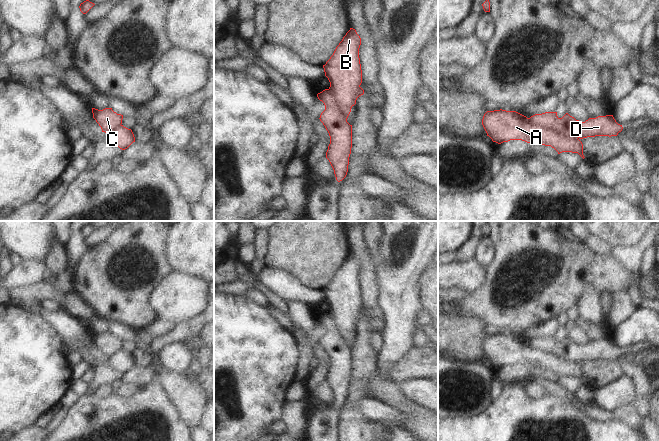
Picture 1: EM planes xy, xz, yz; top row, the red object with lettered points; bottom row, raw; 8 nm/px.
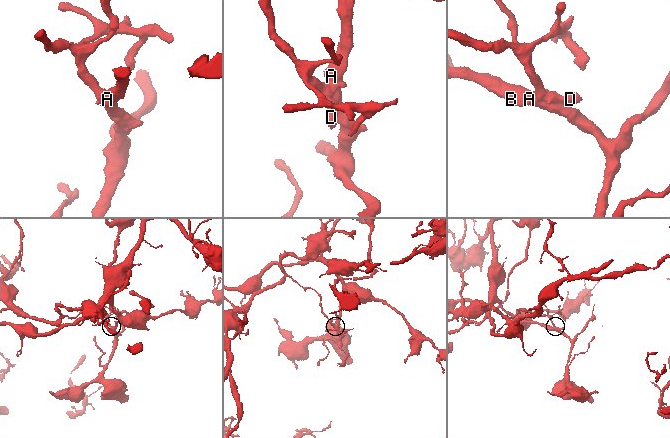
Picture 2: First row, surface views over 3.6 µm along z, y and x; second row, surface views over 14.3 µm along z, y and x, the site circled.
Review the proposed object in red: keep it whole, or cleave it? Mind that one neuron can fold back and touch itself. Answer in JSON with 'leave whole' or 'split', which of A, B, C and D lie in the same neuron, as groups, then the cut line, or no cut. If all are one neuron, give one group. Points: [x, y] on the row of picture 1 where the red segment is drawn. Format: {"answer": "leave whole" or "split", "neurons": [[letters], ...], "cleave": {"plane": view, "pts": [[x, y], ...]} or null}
{"answer": "split", "neurons": [["A", "B"], ["C", "D"]], "cleave": {"plane": "yz", "pts": [[529, 118], [537, 125], [554, 128], [564, 135], [577, 138]]}}

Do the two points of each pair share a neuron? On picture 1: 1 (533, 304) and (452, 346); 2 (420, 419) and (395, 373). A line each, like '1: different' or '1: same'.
1: different
2: different

